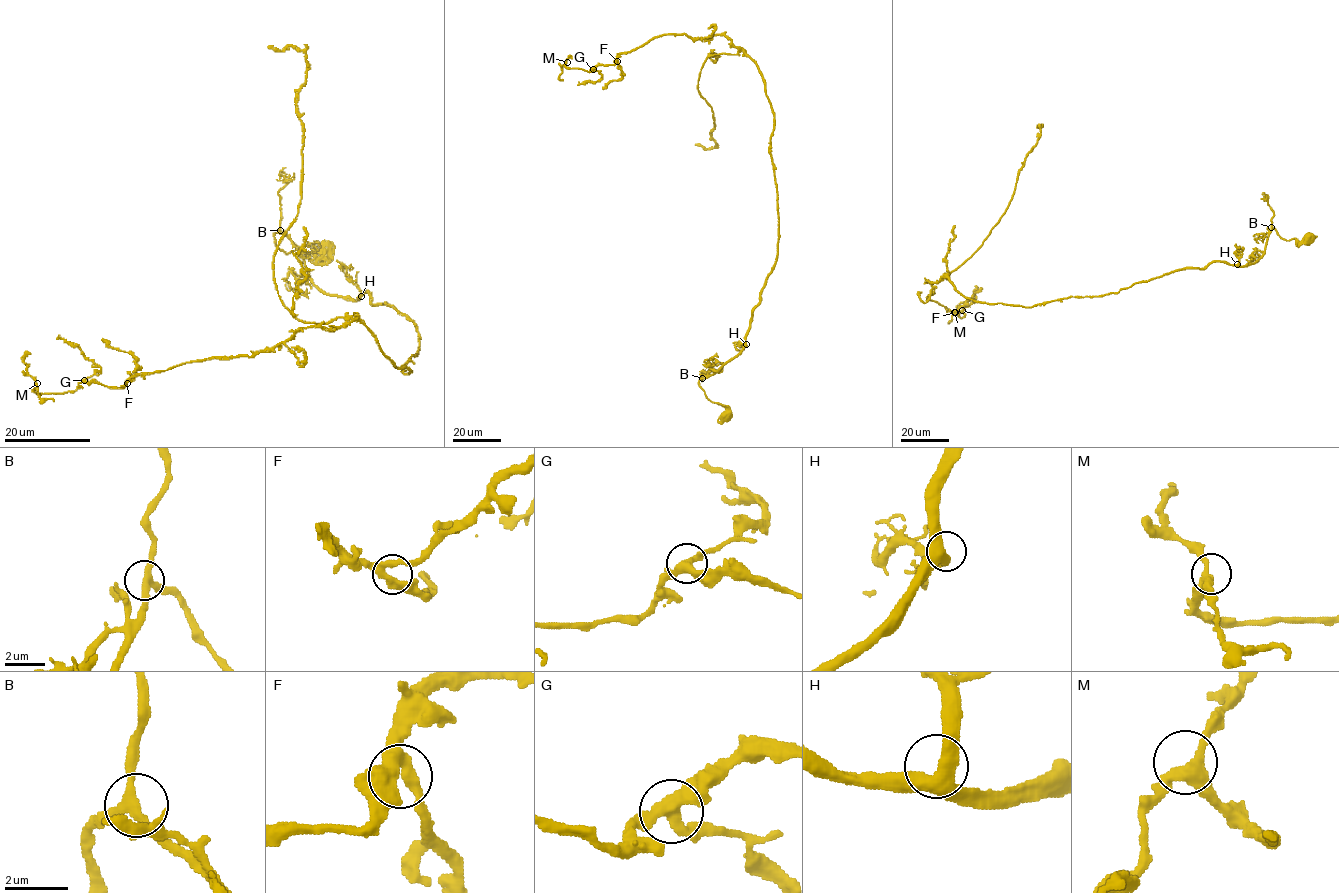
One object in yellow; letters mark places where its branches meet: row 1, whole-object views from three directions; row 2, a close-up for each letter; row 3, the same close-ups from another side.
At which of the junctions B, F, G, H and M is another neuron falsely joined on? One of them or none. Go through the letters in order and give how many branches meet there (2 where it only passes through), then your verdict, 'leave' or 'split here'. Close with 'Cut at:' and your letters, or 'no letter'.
B: branches 3; leave
F: branches 3; leave
G: branches 3; leave
H: branches 3; leave
M: branches 3; leave
Cut at: no letter

